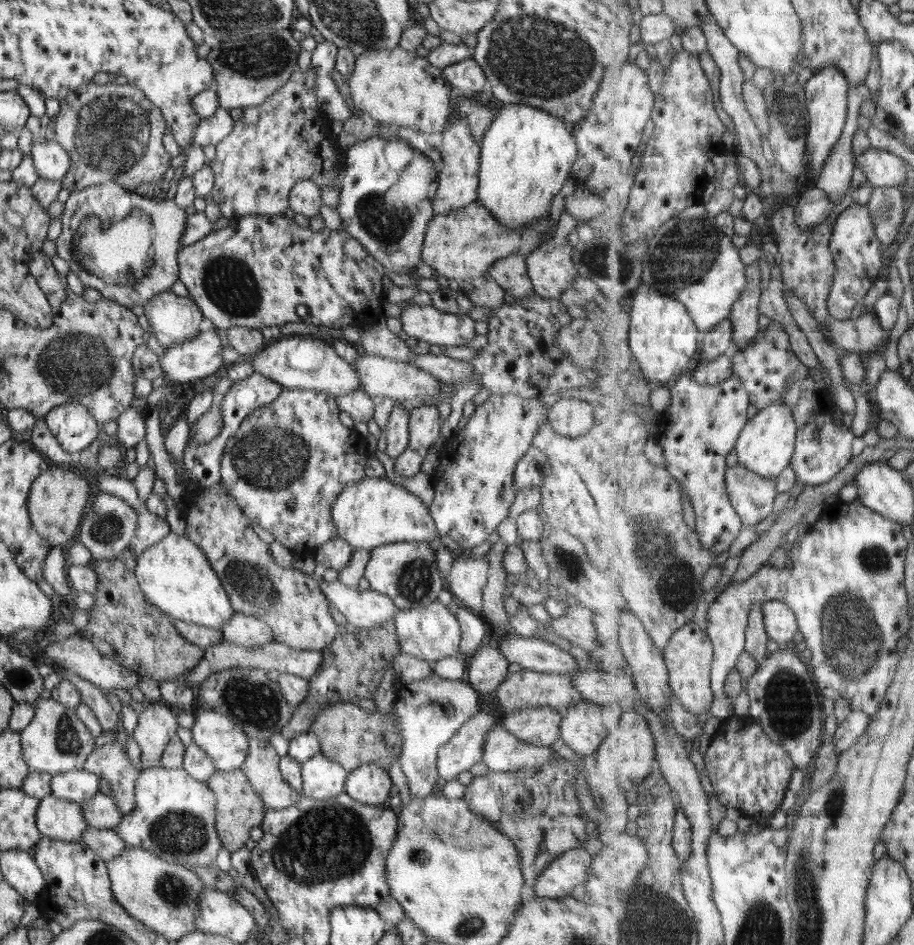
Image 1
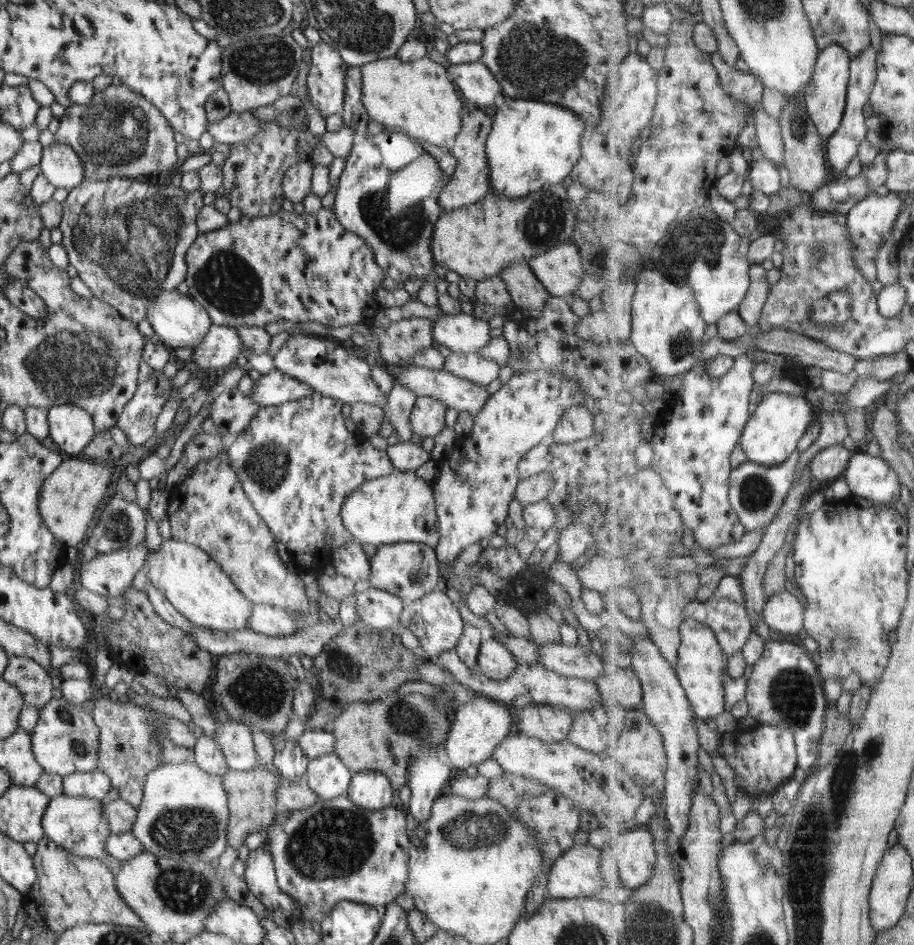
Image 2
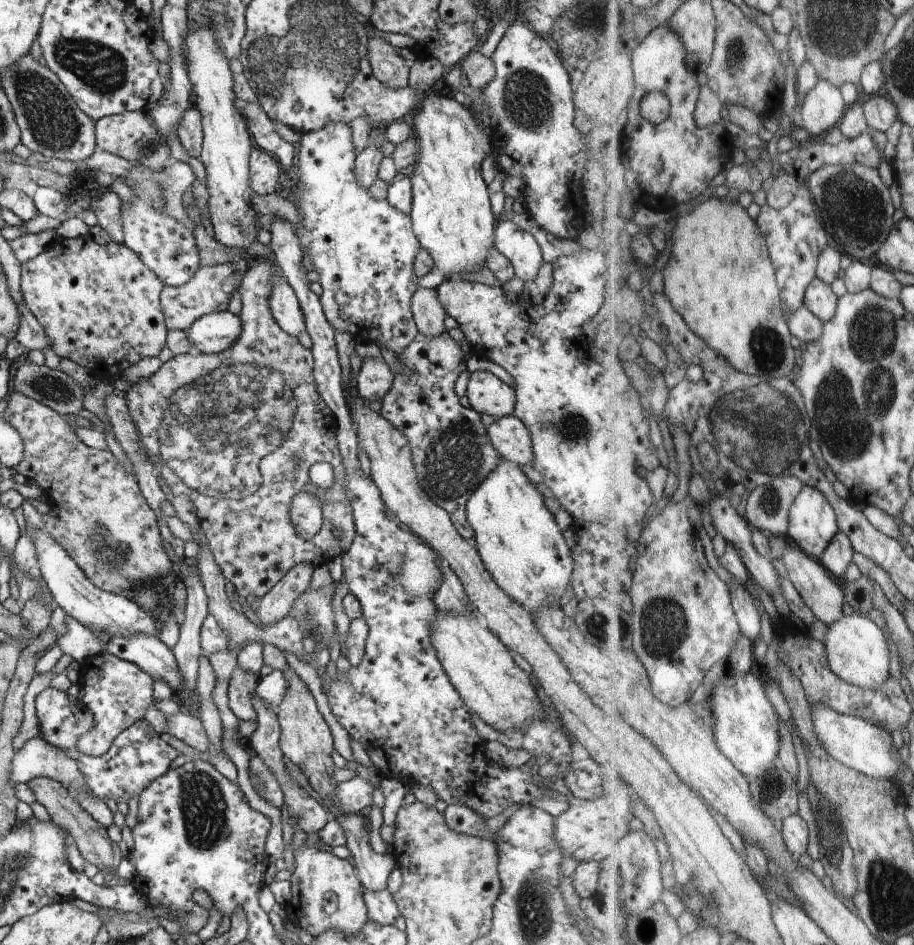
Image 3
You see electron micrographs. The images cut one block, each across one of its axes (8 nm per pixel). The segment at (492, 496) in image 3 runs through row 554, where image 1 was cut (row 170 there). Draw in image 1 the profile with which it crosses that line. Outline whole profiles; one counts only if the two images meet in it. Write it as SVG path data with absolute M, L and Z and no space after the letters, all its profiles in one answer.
M505 103L479 142L479 203L509 229L525 229L533 220L550 213L554 196L564 186L577 158L577 144L571 131L571 125L567 121L552 116L545 110Z

